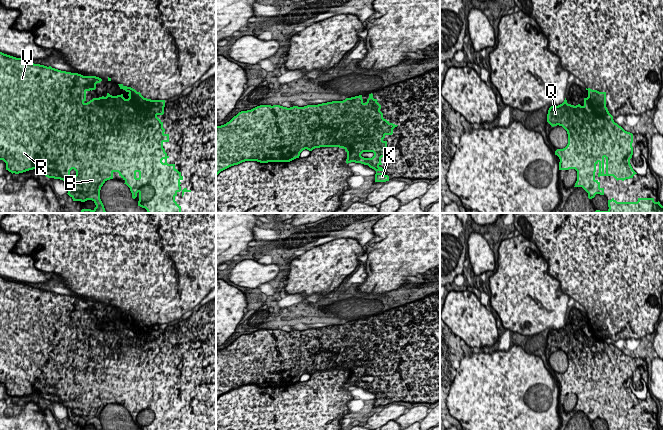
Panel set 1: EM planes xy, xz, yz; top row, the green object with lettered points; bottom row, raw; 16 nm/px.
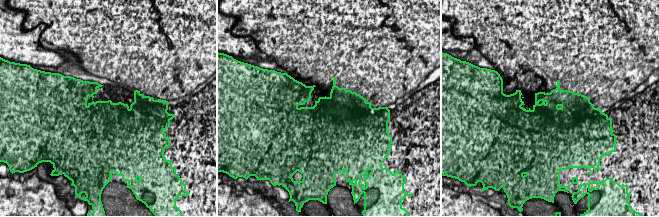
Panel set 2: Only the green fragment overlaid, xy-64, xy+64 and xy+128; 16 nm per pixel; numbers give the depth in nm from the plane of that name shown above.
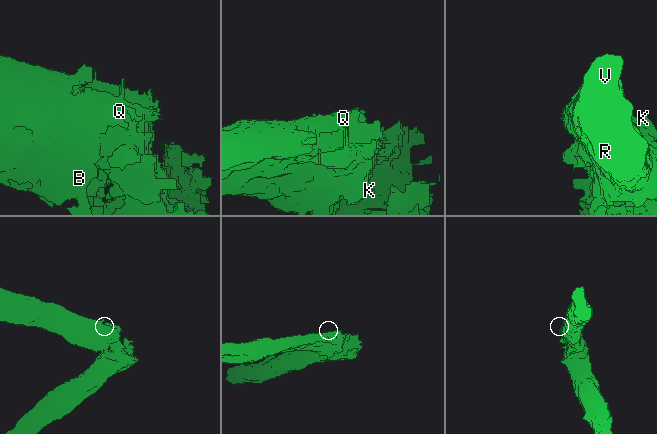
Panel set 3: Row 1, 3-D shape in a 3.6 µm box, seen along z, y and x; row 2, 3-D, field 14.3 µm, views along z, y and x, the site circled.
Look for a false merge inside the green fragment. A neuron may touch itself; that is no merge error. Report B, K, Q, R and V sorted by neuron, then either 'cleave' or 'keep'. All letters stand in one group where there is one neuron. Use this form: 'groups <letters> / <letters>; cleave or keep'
groups B K Q R V; keep

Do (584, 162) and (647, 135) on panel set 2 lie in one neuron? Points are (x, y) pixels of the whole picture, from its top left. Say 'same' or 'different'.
same

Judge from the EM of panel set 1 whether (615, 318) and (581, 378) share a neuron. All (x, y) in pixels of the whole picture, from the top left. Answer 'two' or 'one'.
two

